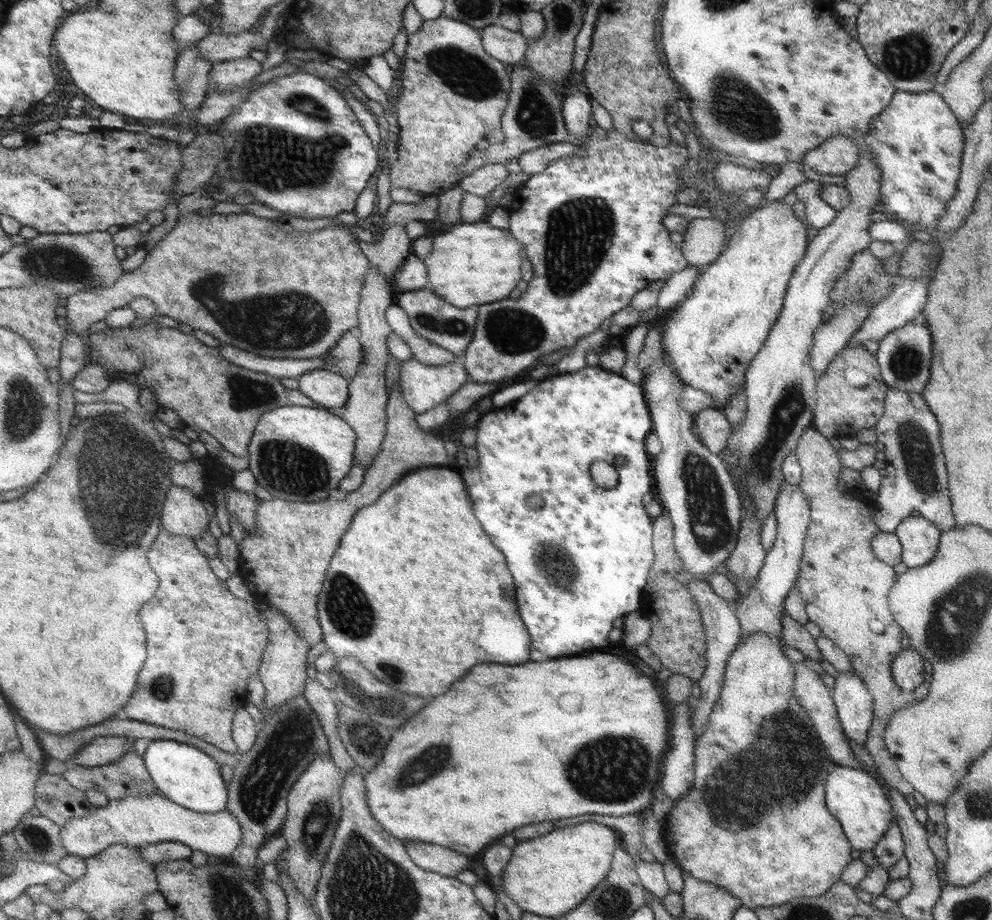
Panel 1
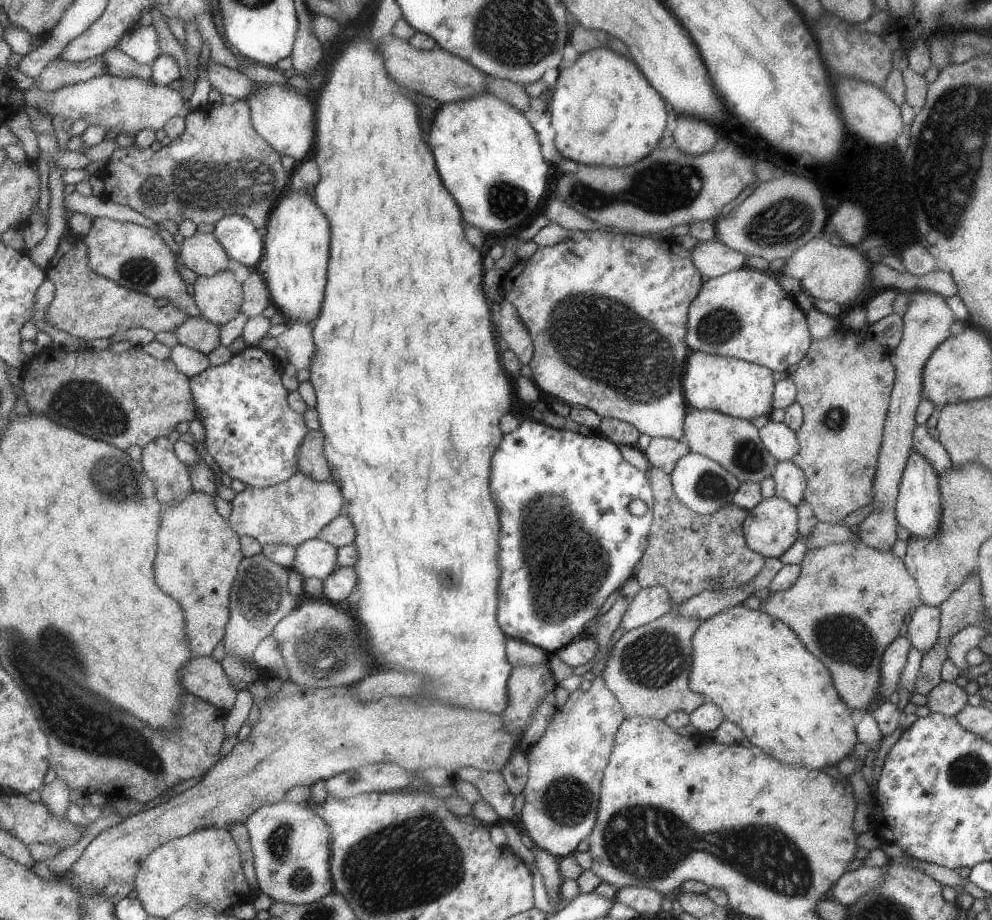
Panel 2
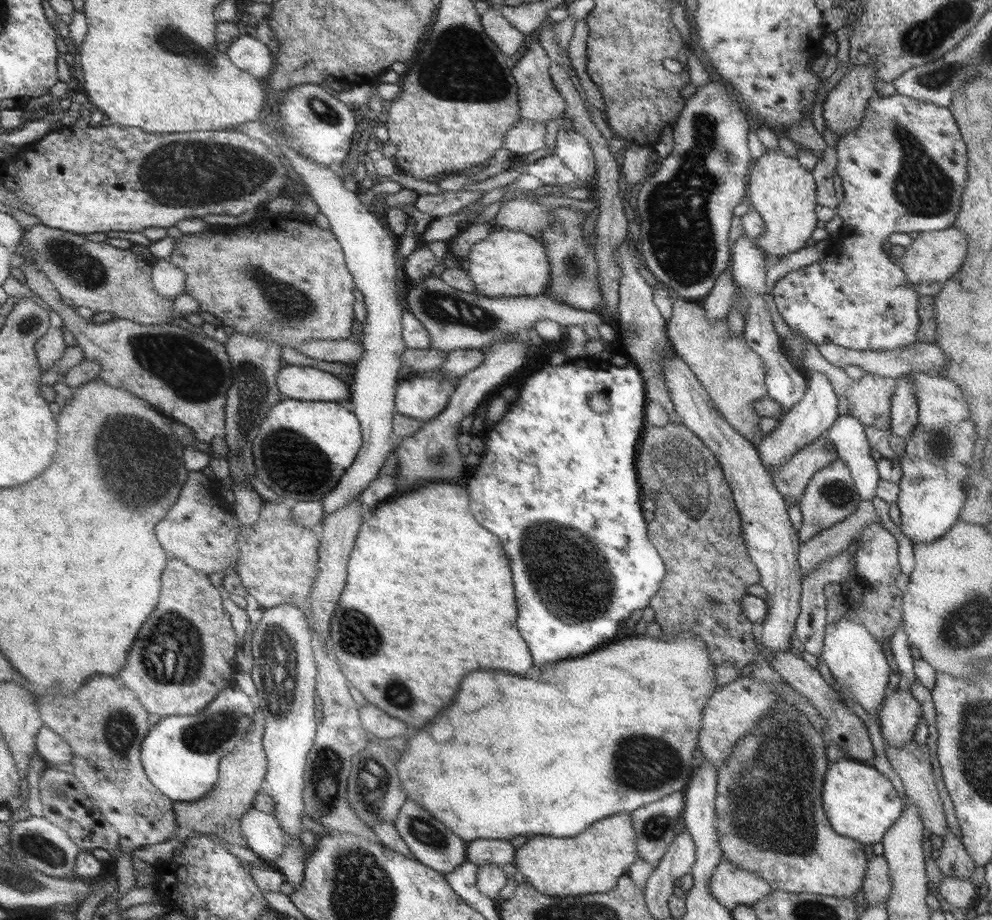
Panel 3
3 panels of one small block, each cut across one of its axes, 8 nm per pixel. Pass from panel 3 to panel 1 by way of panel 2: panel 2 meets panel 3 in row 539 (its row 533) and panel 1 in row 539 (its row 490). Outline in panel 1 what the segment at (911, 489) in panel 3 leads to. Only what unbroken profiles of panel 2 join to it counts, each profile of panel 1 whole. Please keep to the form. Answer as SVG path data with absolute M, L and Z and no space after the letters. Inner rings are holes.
M908 516L898 524L894 533L902 543L902 560L907 568L929 564L937 555L941 532L930 520Z

